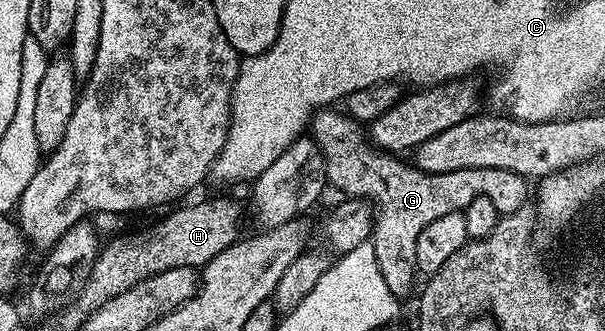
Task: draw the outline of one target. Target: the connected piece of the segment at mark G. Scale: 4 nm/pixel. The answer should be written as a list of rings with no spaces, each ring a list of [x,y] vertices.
[[[317,108],[311,114],[310,135],[322,151],[328,185],[341,189],[345,198],[363,199],[374,206],[370,240],[376,256],[376,271],[383,288],[385,285],[396,297],[406,296],[412,289],[412,280],[418,277],[418,235],[434,219],[461,212],[479,197],[491,199],[502,215],[518,213],[523,205],[529,204],[529,178],[494,167],[423,173],[415,164],[408,162],[407,165],[399,156],[377,149],[365,126],[347,112],[324,108]]]

